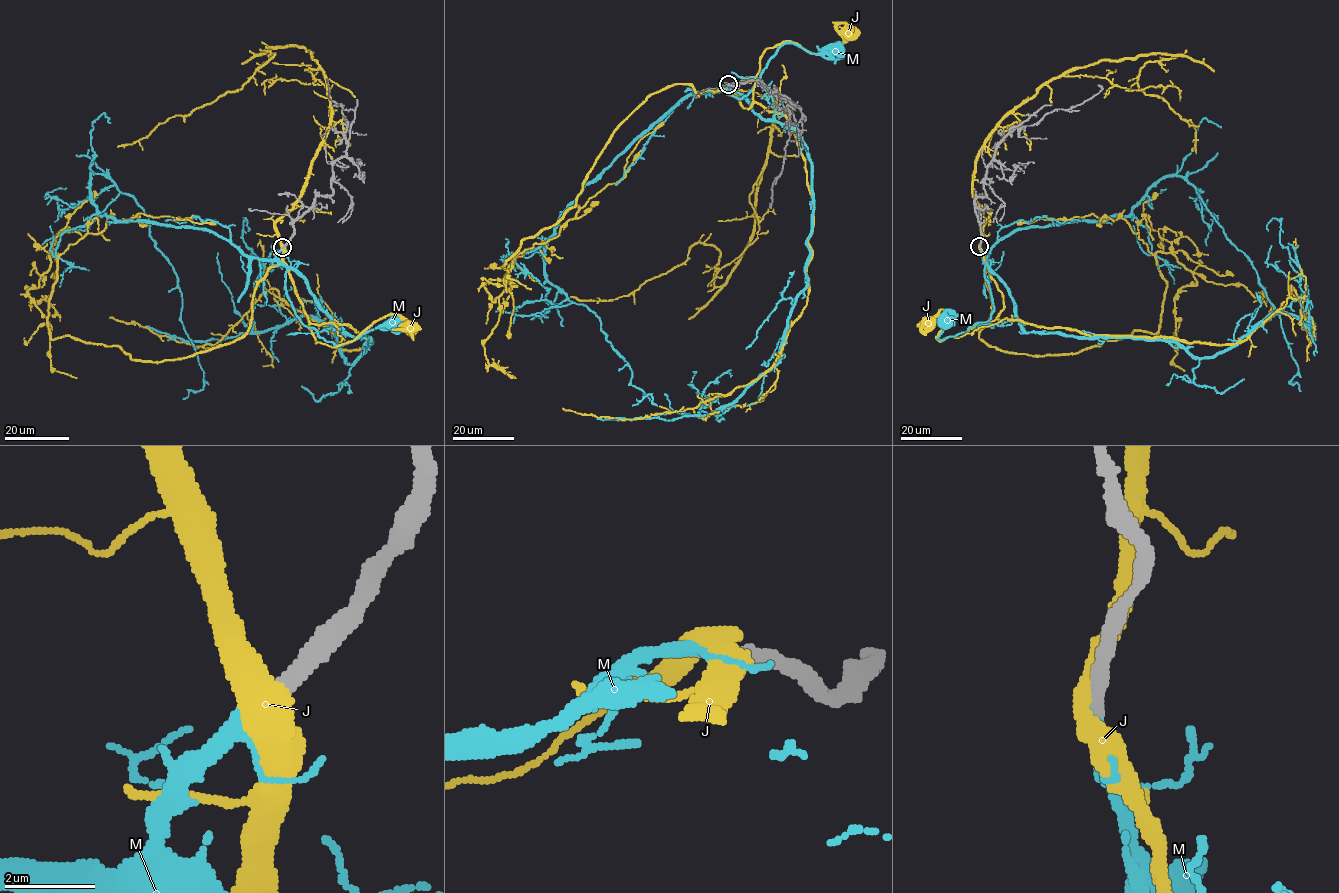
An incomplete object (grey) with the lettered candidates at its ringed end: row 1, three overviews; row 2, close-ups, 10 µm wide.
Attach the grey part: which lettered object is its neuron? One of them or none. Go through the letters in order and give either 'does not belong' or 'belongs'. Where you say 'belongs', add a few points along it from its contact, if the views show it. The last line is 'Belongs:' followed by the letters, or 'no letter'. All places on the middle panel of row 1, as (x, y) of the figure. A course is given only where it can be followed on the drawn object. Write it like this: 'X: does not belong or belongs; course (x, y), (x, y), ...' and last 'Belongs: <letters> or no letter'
J: does not belong
M: belongs; course (728, 85), (722, 88), (731, 89), (736, 98), (745, 96), (769, 59), (785, 43), (818, 54), (837, 49)
Belongs: M

